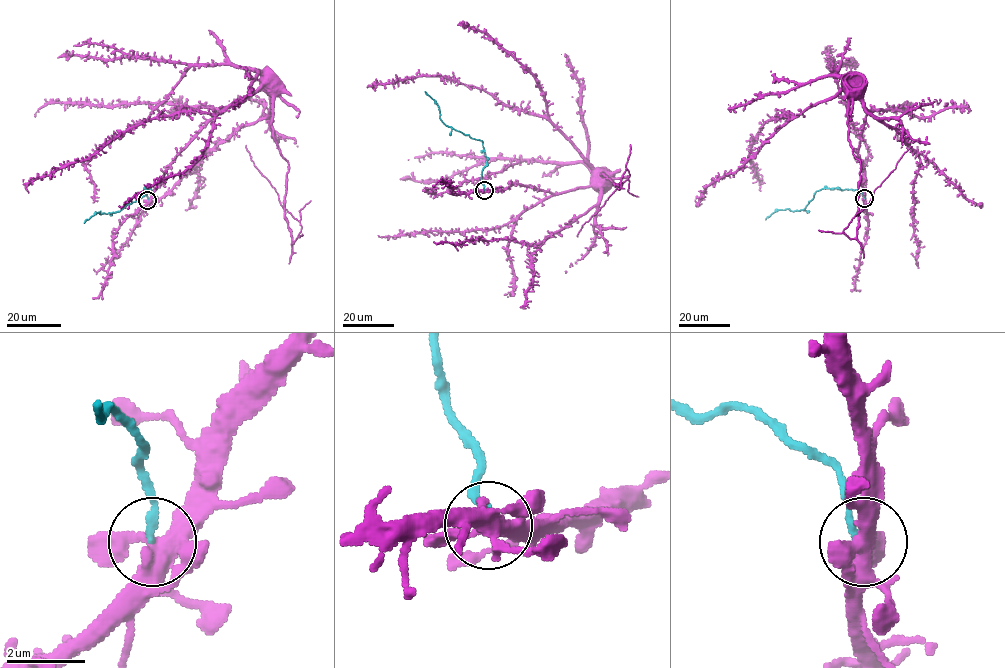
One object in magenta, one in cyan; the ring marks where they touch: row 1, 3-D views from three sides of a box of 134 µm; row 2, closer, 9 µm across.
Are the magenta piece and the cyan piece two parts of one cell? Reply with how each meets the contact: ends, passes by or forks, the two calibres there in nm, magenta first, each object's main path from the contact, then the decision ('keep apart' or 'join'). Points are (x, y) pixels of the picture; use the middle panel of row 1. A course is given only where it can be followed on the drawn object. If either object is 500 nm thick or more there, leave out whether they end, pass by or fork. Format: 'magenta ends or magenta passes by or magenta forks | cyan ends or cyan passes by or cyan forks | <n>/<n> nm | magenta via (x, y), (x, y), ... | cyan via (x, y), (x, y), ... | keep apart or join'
magenta forks | cyan ends | 400/170 nm | magenta via (484, 190), (583, 188), (594, 168), (547, 119), (481, 89), (430, 76), (372, 86) | cyan via (484, 190), (481, 173), (487, 161), (480, 140), (446, 126), (440, 118), (439, 107), (424, 91) | keep apart

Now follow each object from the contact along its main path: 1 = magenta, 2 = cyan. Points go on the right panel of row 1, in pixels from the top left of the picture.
1: (864, 198), (858, 153), (867, 112), (857, 93), (842, 90), (760, 128), (750, 156), (760, 191)
2: (864, 198), (857, 189), (823, 188), (814, 194), (804, 209), (777, 210), (765, 220)

